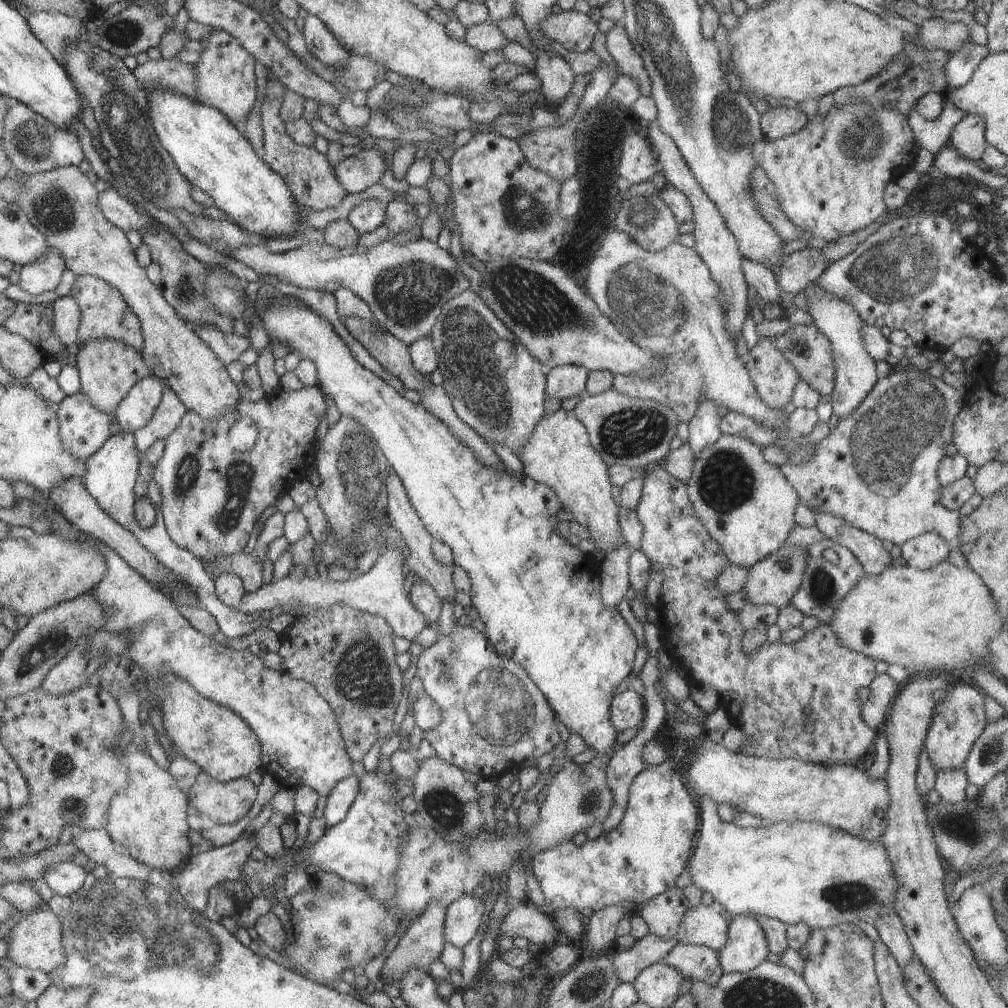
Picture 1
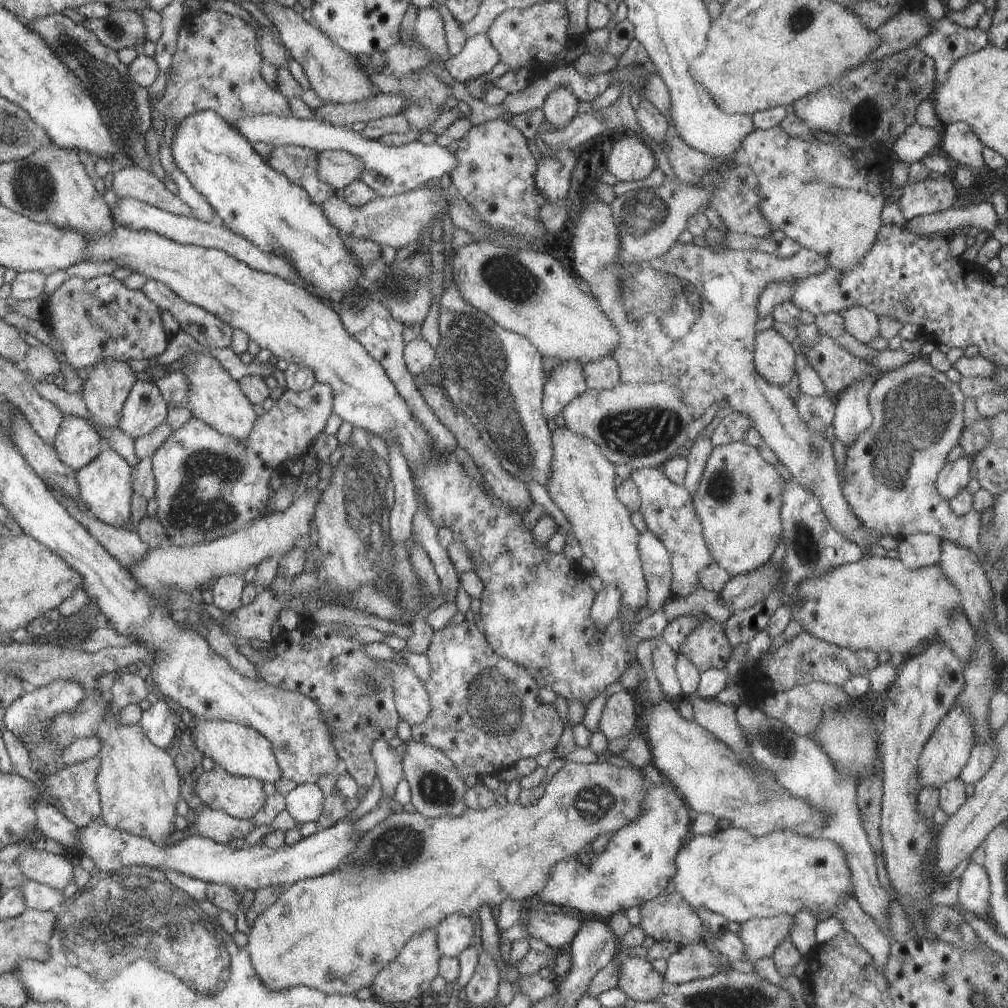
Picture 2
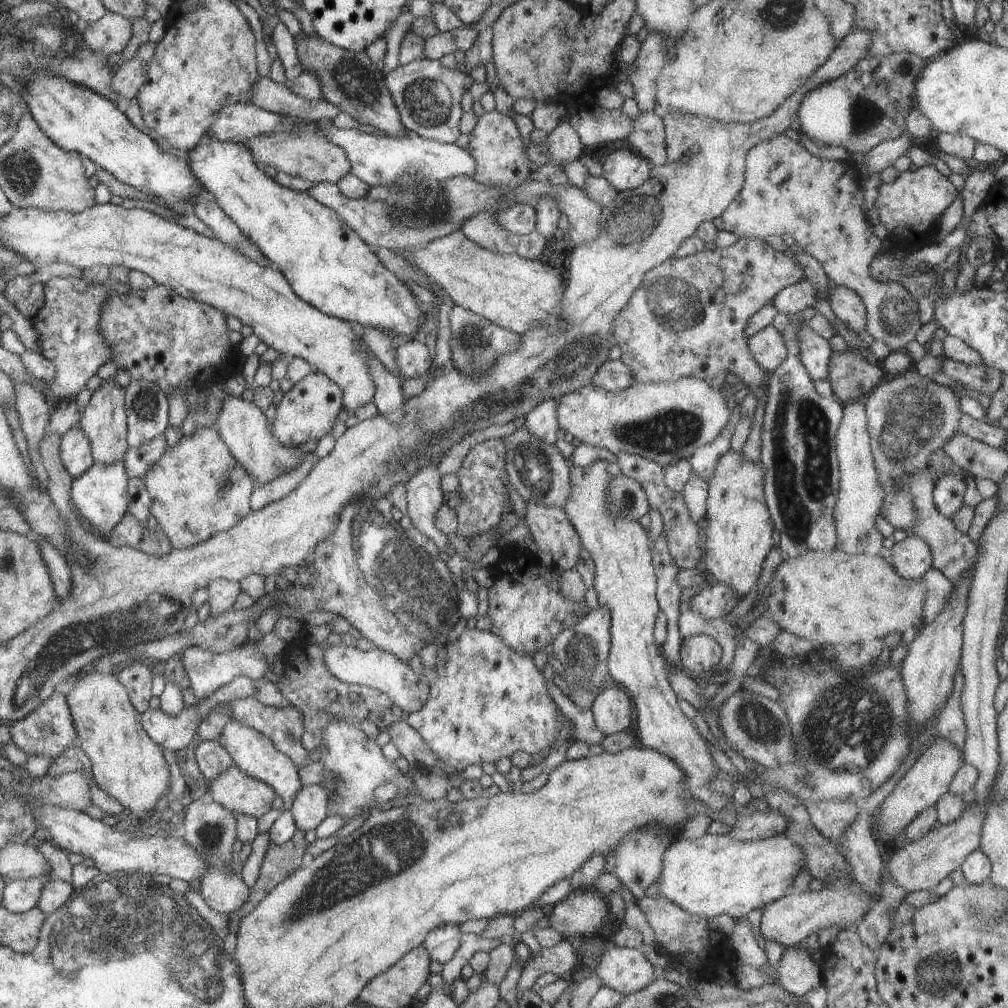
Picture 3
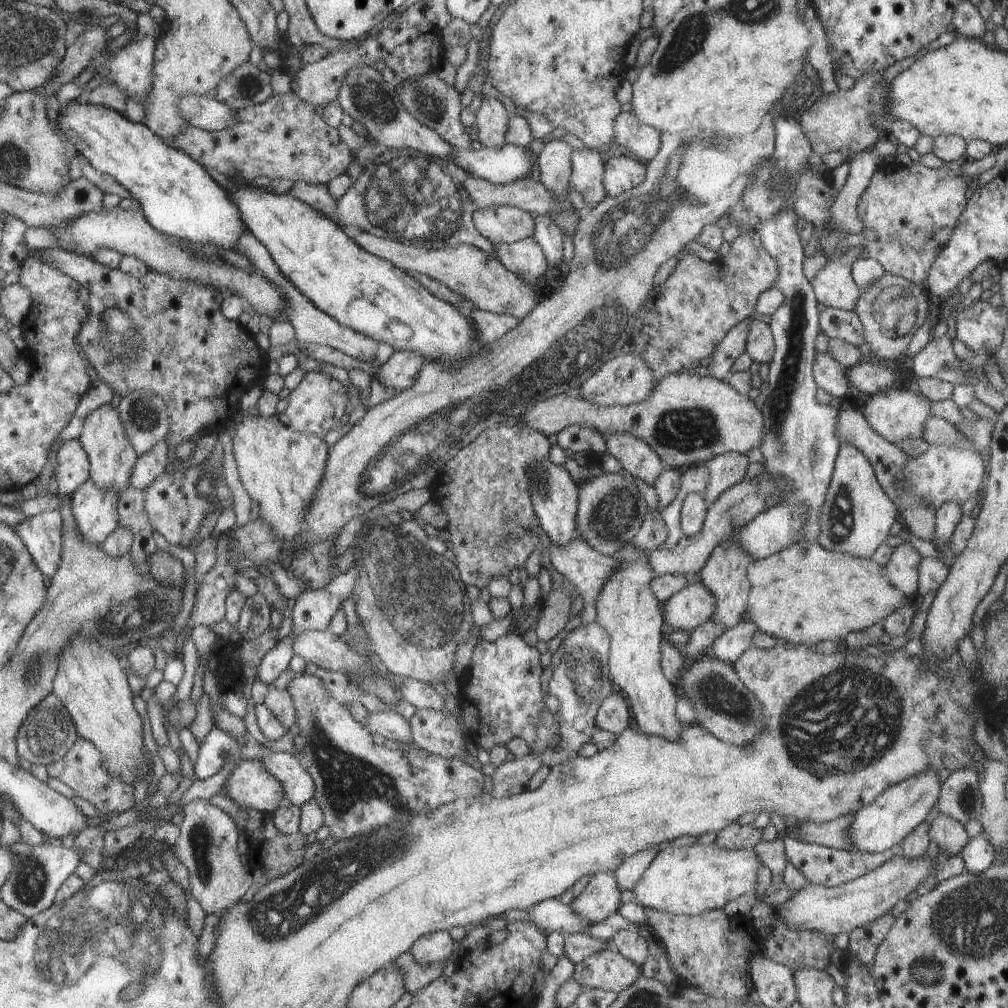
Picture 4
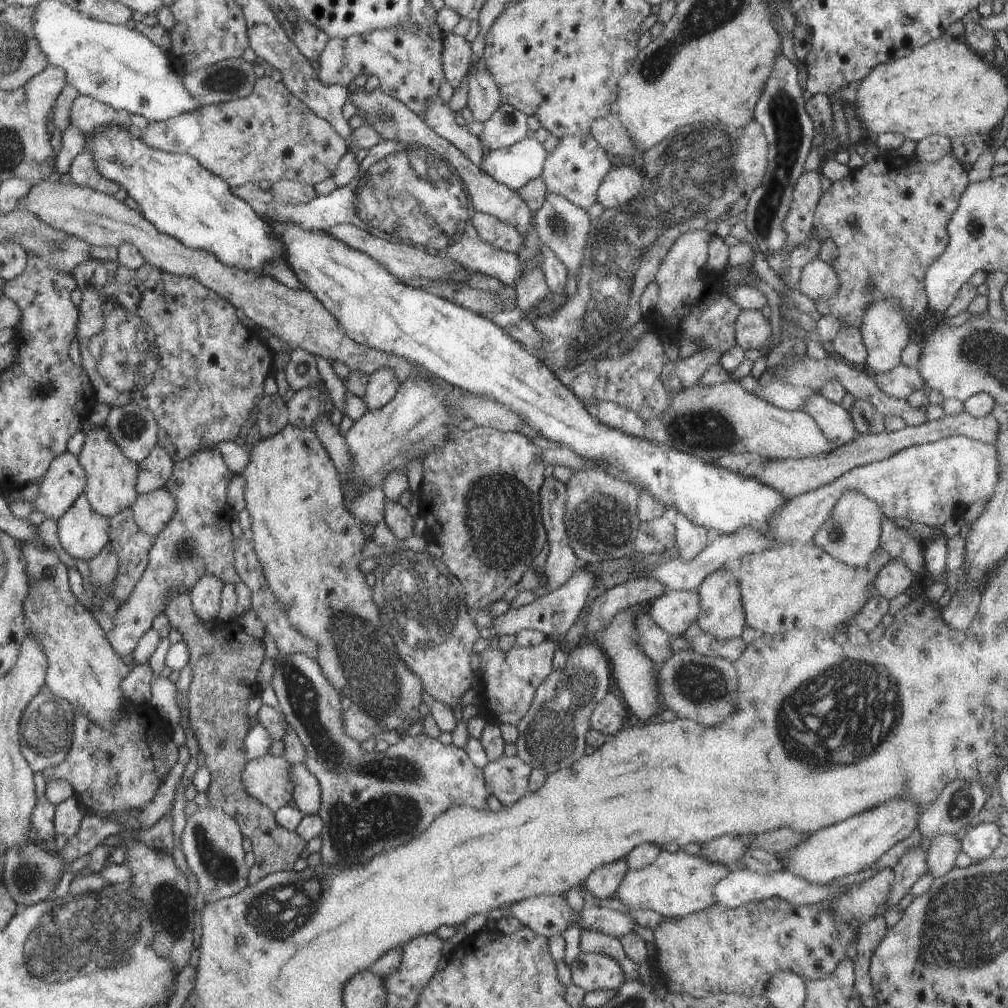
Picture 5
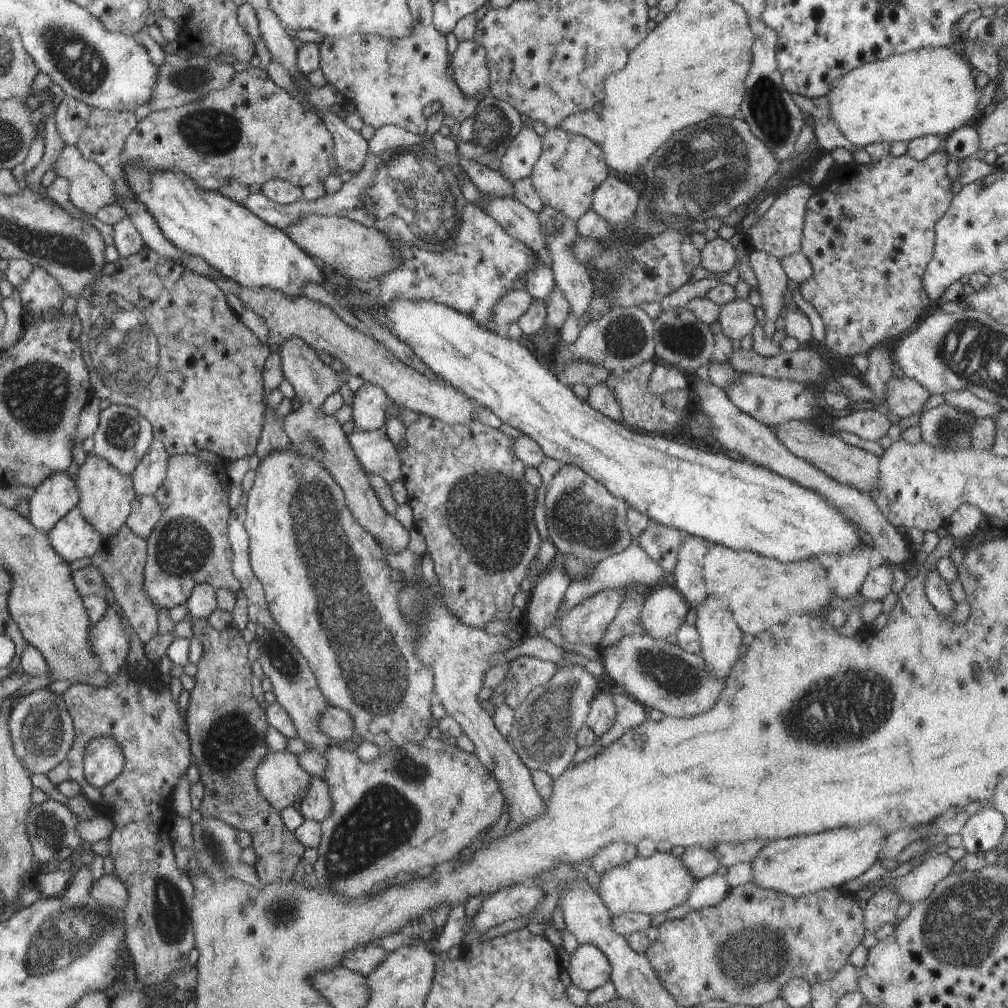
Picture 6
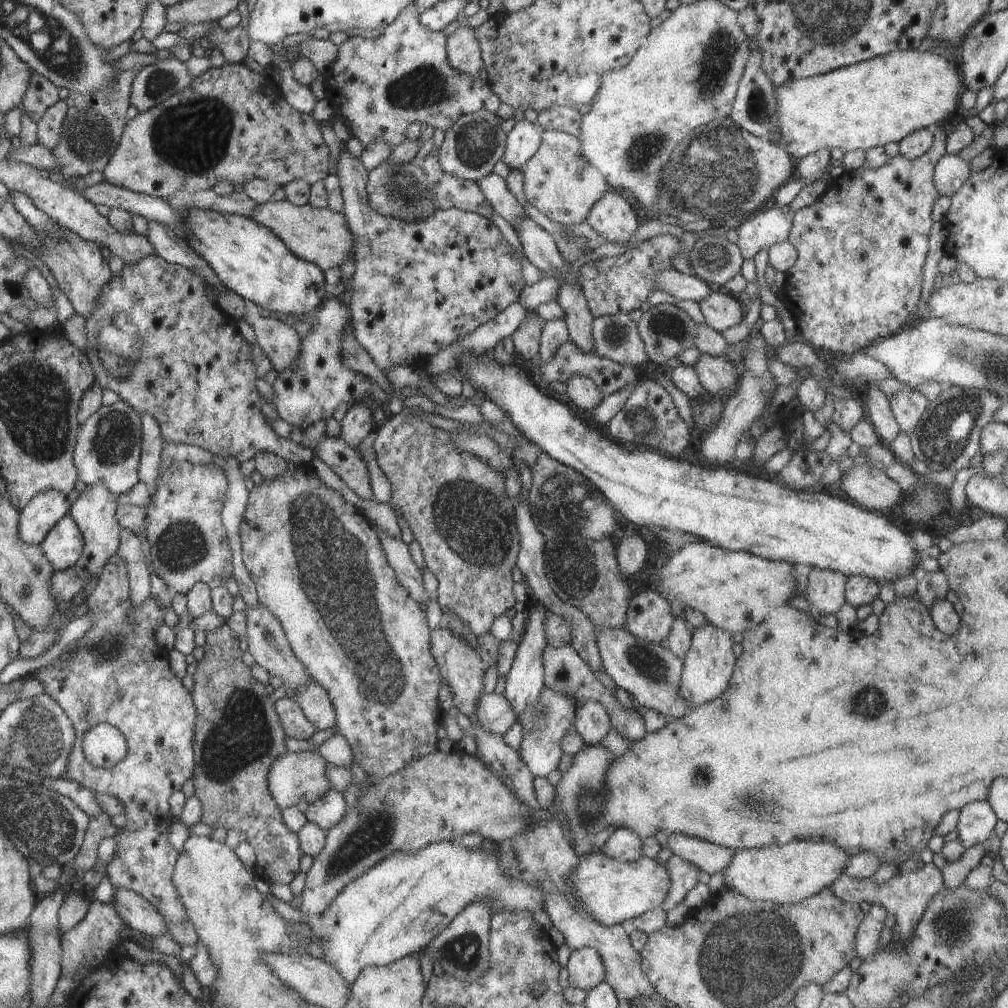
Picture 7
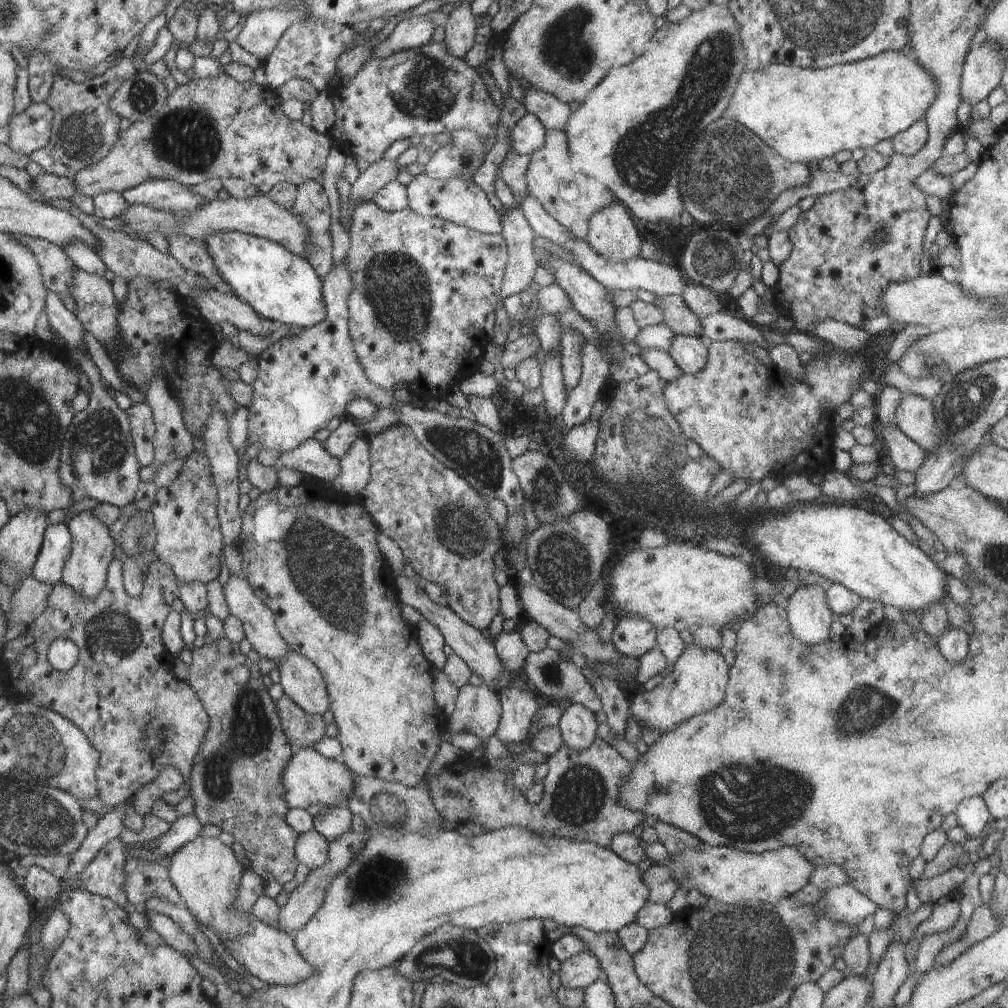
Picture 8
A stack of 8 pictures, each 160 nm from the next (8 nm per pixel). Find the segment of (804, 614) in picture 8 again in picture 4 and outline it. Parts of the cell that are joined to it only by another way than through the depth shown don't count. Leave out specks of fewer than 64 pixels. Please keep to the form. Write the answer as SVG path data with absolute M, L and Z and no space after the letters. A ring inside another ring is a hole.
M842 443L821 508L820 534L816 542L829 551L836 549L870 559L876 548L890 536L890 527L896 520L899 520L897 506L882 490L873 466L852 443Z

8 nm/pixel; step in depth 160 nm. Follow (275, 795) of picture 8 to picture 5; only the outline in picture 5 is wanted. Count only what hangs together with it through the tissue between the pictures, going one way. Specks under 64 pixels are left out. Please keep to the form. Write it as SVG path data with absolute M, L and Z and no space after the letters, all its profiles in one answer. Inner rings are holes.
M179 588L179 591L172 589L169 595L166 595L164 614L168 617L169 624L172 628L178 630L182 635L182 642L189 650L189 665L192 669L191 687L189 688L189 726L194 732L199 747L202 747L204 753L205 765L211 774L211 784L207 788L207 795L210 800L209 806L223 810L232 820L238 823L241 835L248 838L252 845L252 852L255 856L255 863L249 868L247 884L256 884L265 876L280 871L292 871L294 864L300 858L300 854L307 848L307 843L296 831L286 830L282 825L277 823L275 813L267 806L260 804L254 797L251 797L241 783L242 771L247 763L245 757L244 739L252 730L250 728L250 718L245 713L245 704L247 703L252 690L246 684L240 682L228 682L228 678L238 678L238 676L246 676L246 678L256 678L256 673L260 665L264 661L264 642L261 639L252 637L242 632L242 628L232 622L226 624L220 630L208 630L204 627L204 622L200 620L190 606L189 591Z

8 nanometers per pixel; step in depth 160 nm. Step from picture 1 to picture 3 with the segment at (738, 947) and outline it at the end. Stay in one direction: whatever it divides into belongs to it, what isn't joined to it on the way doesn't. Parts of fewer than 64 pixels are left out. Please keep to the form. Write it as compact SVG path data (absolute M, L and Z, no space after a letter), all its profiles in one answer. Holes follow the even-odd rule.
M854 882L848 889L823 888L822 891L805 893L790 891L785 897L769 904L762 913L760 934L765 941L772 941L783 948L796 947L815 930L826 929L832 925L854 930L856 922L866 916L872 902L861 886Z

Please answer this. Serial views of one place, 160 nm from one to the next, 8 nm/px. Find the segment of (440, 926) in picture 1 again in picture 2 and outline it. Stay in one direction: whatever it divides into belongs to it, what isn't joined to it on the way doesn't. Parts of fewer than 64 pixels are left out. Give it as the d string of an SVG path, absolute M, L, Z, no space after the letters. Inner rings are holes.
M426 929L413 934L413 937L402 947L400 954L390 961L375 977L370 986L373 998L378 998L387 1005L405 1002L412 998L432 994L431 984L439 975L439 960L441 952L437 945L437 930Z

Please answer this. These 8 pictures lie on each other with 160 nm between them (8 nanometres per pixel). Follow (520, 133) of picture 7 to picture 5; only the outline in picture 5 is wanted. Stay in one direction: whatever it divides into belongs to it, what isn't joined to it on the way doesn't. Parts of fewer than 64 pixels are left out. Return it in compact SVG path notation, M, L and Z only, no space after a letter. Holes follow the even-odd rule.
M530 134L512 146L483 154L481 171L510 190L517 191L541 176L546 159L544 145Z

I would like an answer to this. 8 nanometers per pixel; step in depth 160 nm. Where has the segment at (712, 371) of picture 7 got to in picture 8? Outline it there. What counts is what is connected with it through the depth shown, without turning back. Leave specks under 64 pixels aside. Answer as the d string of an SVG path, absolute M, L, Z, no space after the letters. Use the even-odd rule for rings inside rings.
M675 335L668 353L686 375L694 376L707 365L707 341L700 337Z

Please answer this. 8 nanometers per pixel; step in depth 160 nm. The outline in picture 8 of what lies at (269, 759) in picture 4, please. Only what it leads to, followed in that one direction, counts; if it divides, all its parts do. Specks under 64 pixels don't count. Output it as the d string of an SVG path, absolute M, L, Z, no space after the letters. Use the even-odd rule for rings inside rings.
M346 805L324 806L313 816L313 826L328 842L332 842L351 829L352 816L353 812Z

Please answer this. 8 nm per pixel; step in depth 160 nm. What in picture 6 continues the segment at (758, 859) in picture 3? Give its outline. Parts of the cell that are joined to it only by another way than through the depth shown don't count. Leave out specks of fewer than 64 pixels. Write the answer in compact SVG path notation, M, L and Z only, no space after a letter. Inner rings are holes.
M654 852L651 857L634 857L628 864L600 875L600 898L614 914L644 913L653 916L684 906L697 885L697 878L672 853Z

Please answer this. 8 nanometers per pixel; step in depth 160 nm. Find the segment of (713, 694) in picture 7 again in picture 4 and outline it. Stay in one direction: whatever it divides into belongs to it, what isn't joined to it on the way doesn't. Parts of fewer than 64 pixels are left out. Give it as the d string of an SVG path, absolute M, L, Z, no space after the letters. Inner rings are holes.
M736 529L727 539L718 542L712 549L706 564L701 568L701 583L715 596L716 606L712 620L720 622L726 629L742 622L746 612L747 600L751 589L747 579L747 568L754 560L739 541L740 529Z

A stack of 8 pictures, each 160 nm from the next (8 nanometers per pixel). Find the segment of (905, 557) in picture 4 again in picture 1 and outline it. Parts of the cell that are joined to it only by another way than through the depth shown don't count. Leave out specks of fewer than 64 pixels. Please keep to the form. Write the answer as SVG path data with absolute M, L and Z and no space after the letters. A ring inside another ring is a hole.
M929 532L907 540L902 546L906 565L925 571L946 561L952 548L938 533Z

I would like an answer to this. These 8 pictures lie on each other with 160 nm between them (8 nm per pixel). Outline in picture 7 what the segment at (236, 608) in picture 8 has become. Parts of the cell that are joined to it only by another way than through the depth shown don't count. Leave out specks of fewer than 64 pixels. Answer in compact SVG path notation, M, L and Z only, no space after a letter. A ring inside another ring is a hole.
M262 604L253 609L248 608L246 638L248 650L255 663L265 668L270 676L278 676L282 680L282 687L288 697L293 699L299 689L306 687L311 678L306 672L305 666L296 658L290 648L286 633L280 621Z

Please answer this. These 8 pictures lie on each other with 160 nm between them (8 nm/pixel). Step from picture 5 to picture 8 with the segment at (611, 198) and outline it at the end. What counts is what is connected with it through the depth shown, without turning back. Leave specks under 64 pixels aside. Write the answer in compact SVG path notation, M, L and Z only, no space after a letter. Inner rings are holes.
M618 200L596 211L589 220L587 241L611 261L629 261L640 254L644 236L636 230L634 217Z

